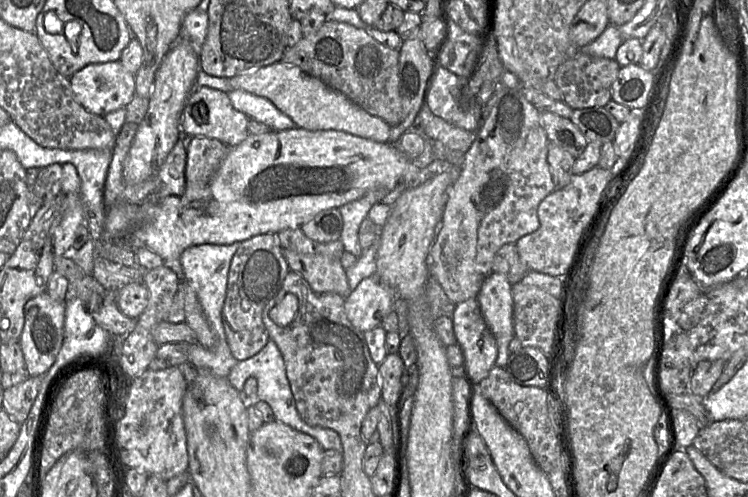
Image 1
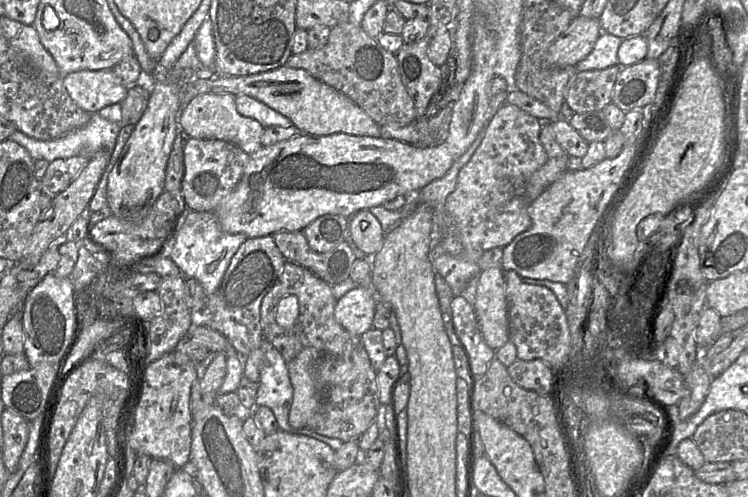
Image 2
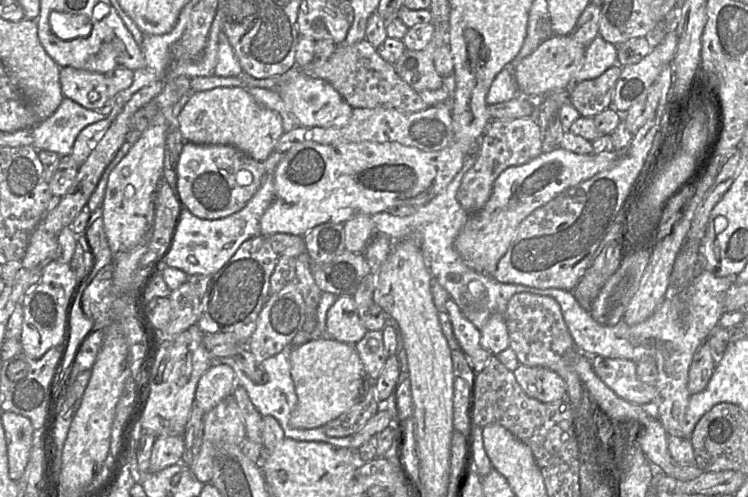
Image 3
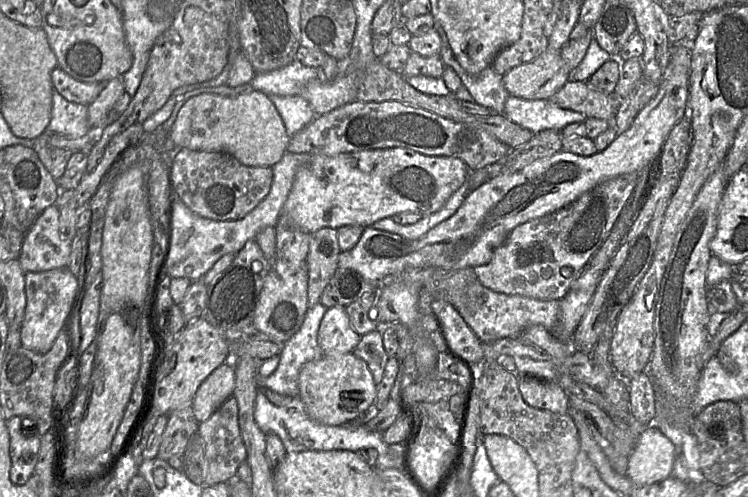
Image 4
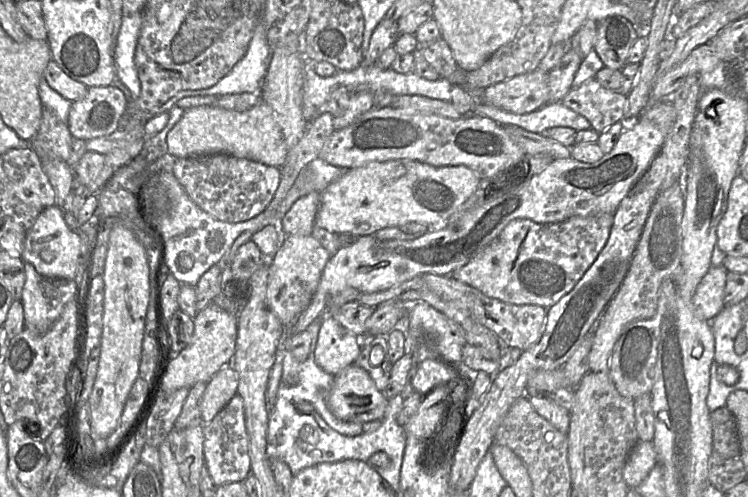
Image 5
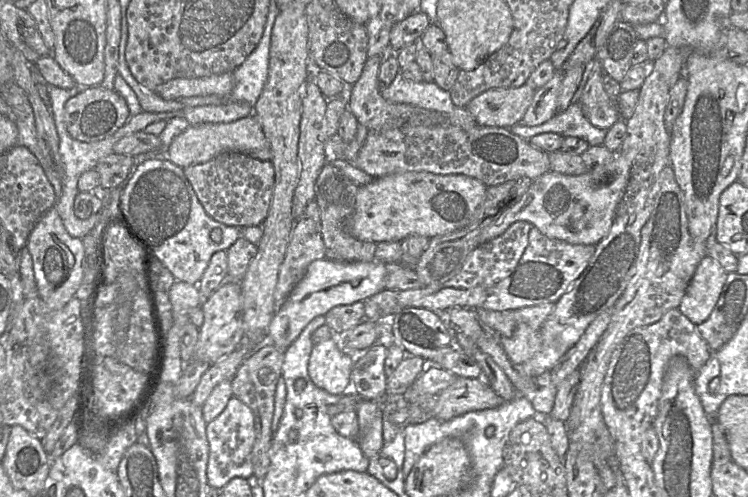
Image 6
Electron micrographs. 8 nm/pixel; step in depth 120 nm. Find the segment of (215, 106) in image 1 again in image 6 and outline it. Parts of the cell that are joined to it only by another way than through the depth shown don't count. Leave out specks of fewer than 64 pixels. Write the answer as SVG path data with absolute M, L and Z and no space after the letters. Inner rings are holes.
M251 115L230 123L190 125L176 136L166 151L166 158L181 168L207 162L222 153L237 151L261 161L270 161L272 152L258 118Z

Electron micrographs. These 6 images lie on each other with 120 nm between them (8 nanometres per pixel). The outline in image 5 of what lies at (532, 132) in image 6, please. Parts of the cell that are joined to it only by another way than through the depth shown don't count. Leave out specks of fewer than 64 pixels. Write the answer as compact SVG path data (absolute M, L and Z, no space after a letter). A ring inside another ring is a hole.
M480 102L479 106L473 109L473 114L486 116L501 126L515 125L538 134L554 127L570 127L576 131L592 128L585 117L561 102L547 103L541 108L526 114L515 114Z

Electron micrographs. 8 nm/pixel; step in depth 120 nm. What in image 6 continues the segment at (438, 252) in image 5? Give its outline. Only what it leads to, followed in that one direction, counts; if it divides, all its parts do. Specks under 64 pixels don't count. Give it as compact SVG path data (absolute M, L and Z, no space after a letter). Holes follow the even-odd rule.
M620 149L614 153L612 161L590 168L581 175L548 171L538 177L515 204L505 208L489 224L481 227L477 238L478 246L501 235L517 221L531 223L548 238L571 244L598 244L612 226L630 176L632 161ZM319 259L311 262L304 277L287 299L277 308L264 337L264 344L273 344L286 350L316 316L330 309L364 301L385 289L387 265L376 260L370 262L340 262Z

